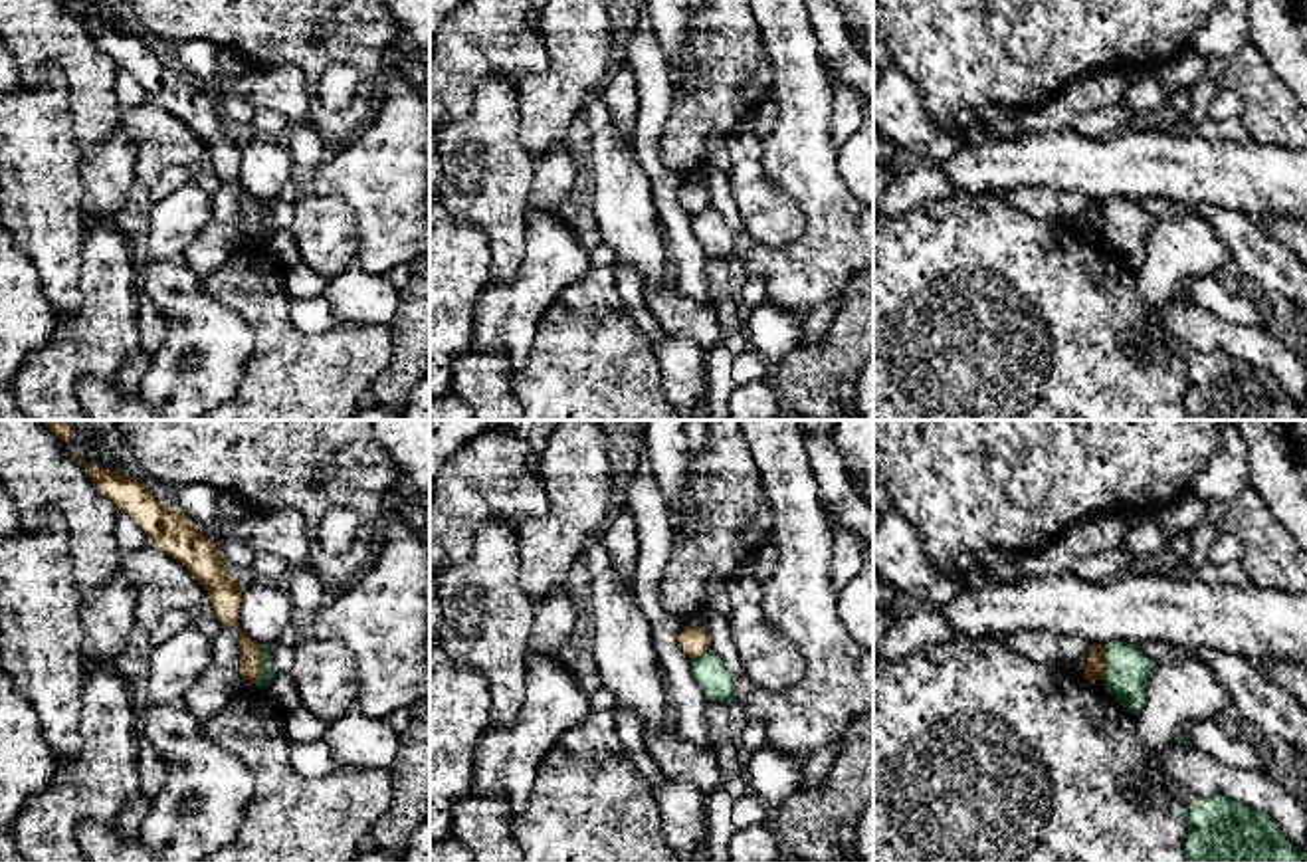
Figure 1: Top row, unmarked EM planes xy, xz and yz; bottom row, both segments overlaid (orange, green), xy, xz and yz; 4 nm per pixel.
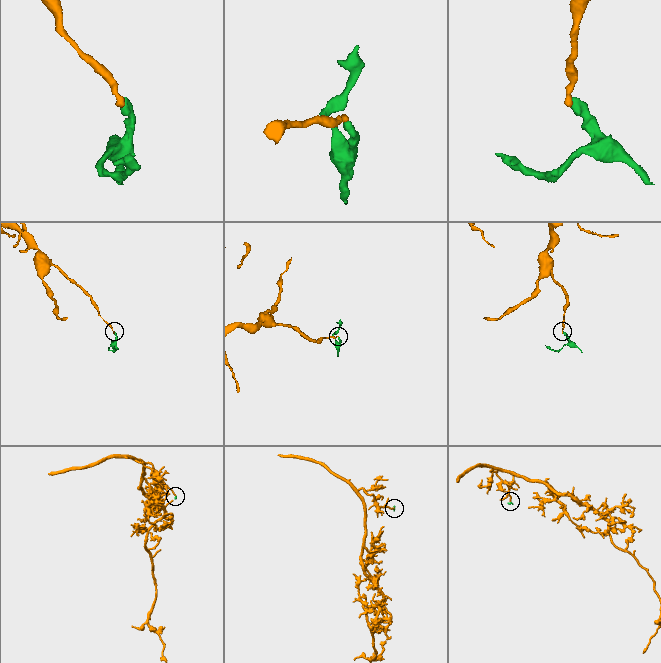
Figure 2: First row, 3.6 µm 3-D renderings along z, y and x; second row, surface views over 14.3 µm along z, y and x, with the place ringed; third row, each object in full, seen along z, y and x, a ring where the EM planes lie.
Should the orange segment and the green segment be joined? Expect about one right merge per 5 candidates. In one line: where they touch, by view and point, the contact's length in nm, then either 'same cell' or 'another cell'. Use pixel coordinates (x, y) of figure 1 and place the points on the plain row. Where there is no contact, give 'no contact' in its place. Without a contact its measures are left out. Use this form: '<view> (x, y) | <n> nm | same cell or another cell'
xy (260, 220) | 160 nm | another cell

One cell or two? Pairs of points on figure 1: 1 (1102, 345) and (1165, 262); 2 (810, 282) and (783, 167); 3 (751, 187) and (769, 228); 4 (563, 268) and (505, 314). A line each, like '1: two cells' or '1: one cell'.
1: two cells
2: one cell
3: one cell
4: one cell

